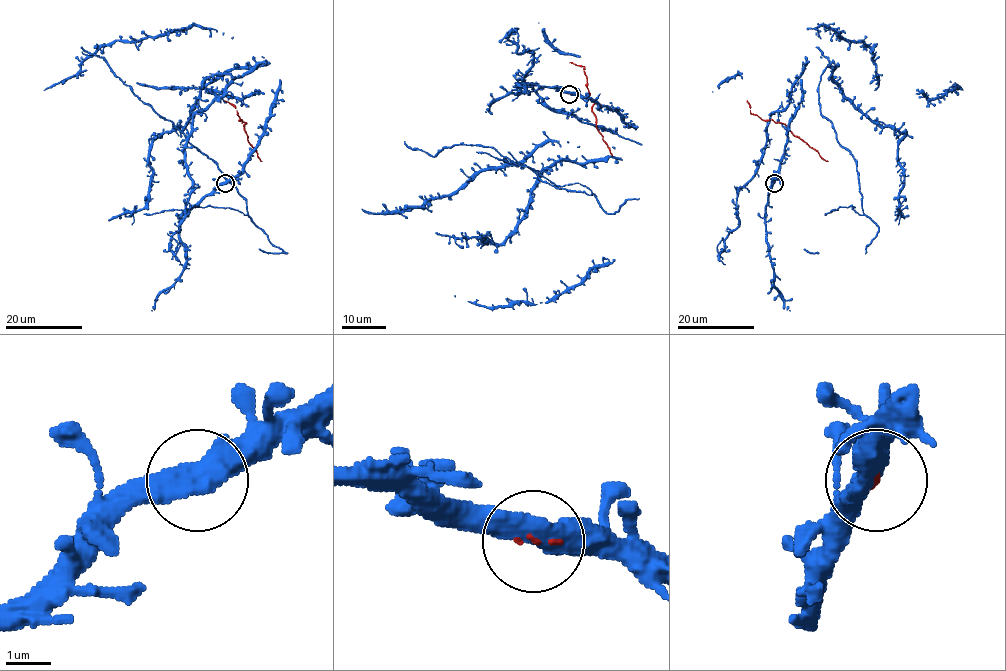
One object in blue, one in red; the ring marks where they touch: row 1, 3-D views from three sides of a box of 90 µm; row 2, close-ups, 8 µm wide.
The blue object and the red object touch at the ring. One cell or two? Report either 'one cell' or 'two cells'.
one cell

